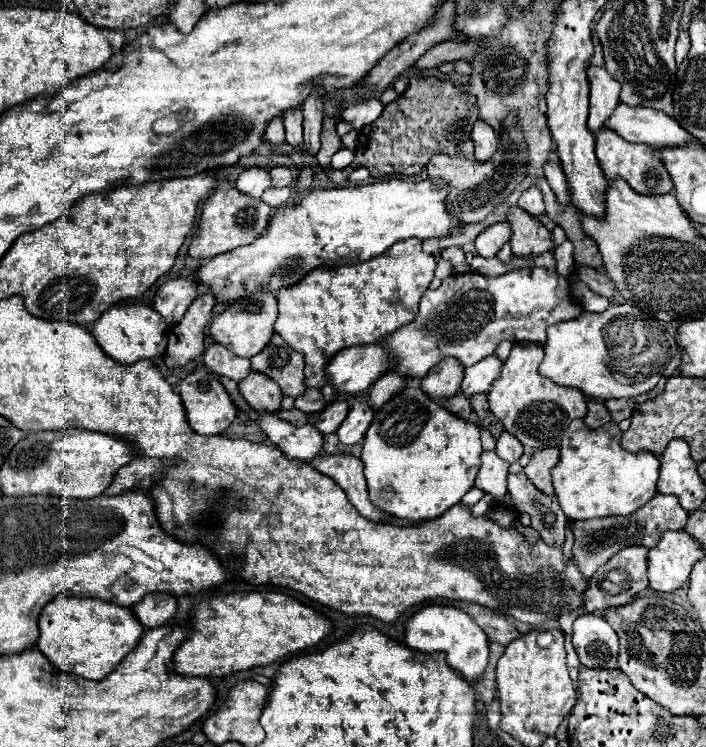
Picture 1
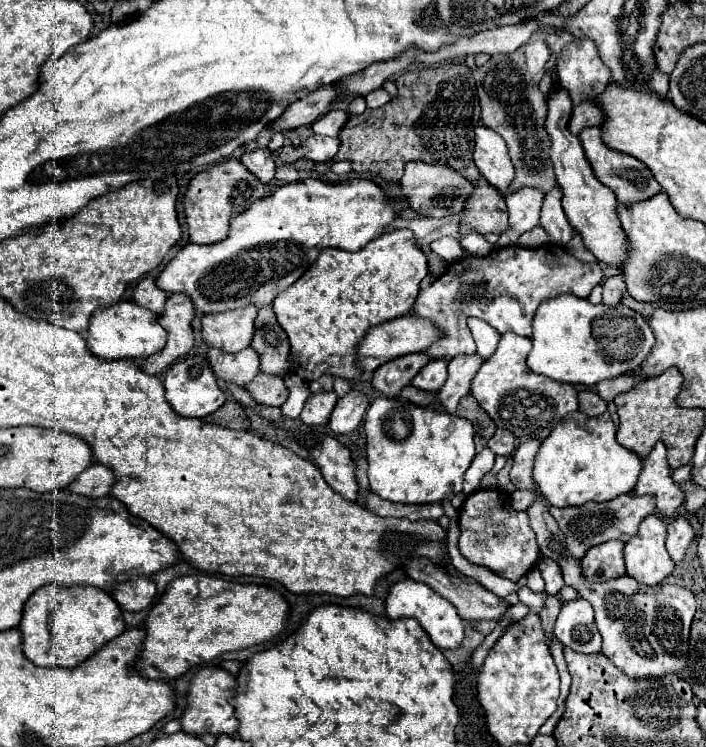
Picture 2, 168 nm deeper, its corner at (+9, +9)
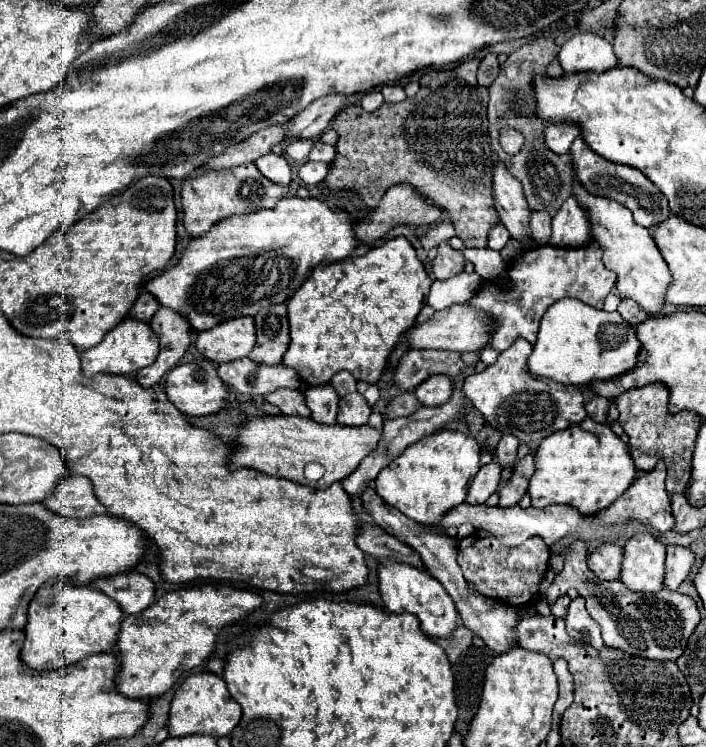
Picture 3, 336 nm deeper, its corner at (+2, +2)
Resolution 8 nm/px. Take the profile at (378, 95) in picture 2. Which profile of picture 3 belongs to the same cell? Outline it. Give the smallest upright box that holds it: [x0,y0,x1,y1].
[382,86,406,104]

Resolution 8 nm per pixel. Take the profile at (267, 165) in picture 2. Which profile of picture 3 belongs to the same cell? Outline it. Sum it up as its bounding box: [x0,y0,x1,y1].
[254,152,292,184]

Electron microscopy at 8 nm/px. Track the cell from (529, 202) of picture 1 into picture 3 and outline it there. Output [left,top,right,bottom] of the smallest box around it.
[530,210,550,244]

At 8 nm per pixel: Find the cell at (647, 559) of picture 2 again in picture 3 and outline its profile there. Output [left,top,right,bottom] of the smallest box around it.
[620,530,666,592]

